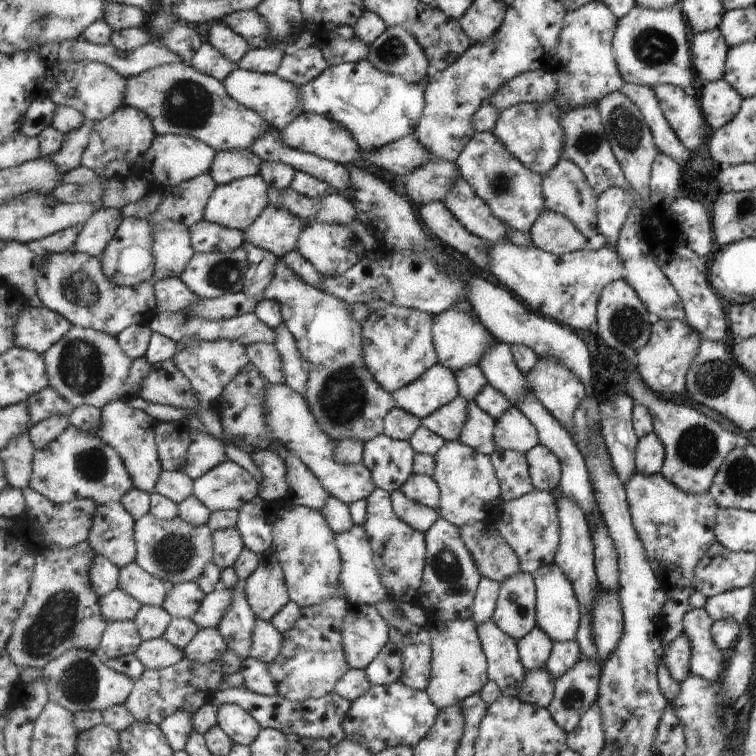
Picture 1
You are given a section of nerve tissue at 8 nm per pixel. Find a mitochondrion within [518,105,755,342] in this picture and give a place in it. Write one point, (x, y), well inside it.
(589, 141)

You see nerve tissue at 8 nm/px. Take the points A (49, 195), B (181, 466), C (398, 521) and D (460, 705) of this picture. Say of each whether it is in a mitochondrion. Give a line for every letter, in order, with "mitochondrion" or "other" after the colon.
A: other
B: other
C: other
D: other

